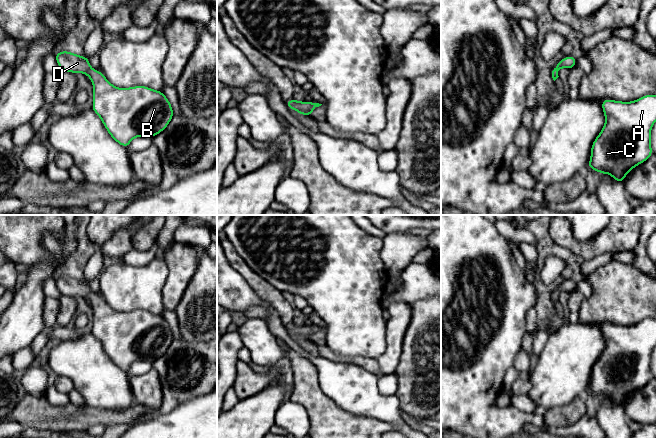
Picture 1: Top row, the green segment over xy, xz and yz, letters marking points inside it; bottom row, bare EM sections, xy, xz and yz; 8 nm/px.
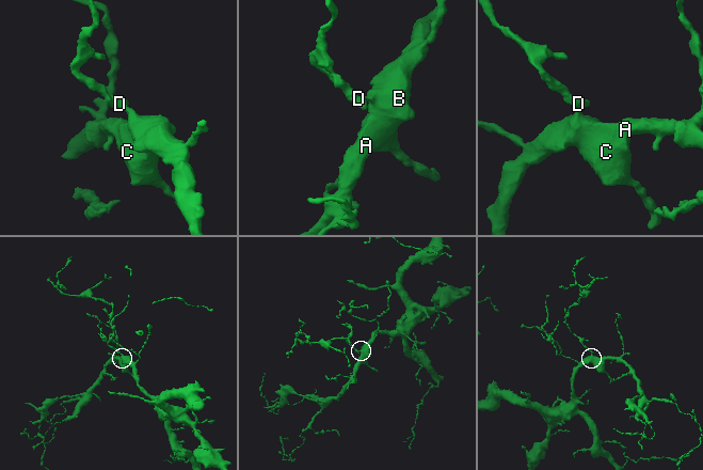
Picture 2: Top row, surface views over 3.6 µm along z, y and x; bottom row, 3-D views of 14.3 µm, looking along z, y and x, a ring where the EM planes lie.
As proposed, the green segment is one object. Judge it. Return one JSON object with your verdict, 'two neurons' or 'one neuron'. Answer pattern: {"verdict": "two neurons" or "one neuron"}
{"verdict": "one neuron"}

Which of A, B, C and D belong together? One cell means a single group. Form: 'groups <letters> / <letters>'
groups A B C D

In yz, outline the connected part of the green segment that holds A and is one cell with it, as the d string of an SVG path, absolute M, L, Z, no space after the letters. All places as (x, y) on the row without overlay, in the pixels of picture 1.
M656 319L631 326L602 324L605 339L602 355L591 370L587 393L608 397L624 406L626 399L653 378L651 353L656 346Z

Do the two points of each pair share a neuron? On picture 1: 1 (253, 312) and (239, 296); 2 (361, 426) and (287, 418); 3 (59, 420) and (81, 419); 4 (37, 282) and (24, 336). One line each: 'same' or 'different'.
1: different
2: different
3: same
4: same

